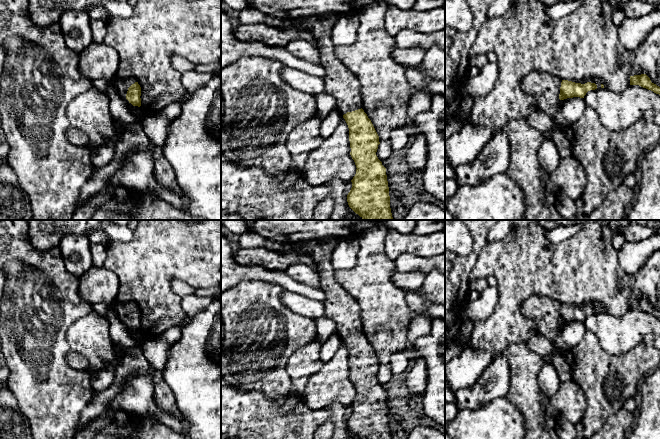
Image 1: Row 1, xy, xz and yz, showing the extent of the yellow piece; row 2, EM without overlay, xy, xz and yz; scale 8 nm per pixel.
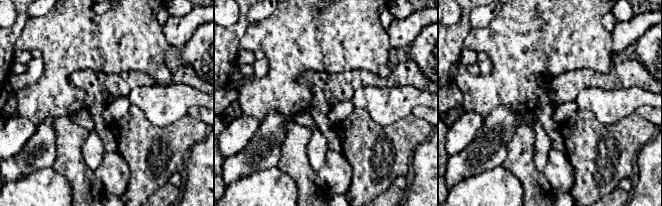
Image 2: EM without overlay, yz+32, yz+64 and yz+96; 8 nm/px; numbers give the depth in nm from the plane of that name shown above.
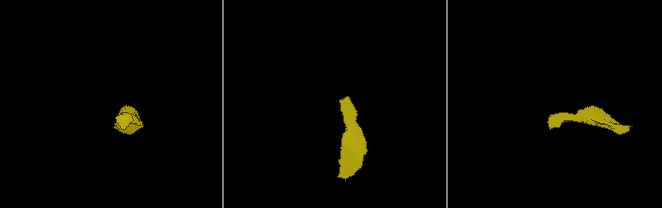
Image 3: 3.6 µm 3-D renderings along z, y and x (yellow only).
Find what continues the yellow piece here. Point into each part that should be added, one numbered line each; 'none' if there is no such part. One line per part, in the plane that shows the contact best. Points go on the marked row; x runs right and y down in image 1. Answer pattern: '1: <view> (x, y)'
1: xy (133, 138)

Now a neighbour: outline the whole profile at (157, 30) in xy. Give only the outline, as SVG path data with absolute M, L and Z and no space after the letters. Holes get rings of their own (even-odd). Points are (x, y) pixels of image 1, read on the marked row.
M137 0L133 6L133 14L129 18L109 17L106 20L106 34L104 43L111 46L119 56L119 66L115 78L134 78L141 87L141 109L144 113L162 110L167 105L178 102L182 103L188 96L188 92L182 85L182 74L175 70L171 64L173 56L182 56L192 64L218 64L221 60L221 0Z

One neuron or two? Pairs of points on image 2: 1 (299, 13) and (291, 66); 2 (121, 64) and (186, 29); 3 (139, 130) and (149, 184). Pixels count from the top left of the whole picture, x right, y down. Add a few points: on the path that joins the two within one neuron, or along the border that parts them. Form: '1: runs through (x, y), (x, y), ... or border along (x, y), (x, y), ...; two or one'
1: runs through (299, 26), (299, 36), (293, 43), (291, 53); one
2: border along (162, 27), (167, 42); two
3: runs through (141, 143), (143, 145), (143, 160), (147, 171); one

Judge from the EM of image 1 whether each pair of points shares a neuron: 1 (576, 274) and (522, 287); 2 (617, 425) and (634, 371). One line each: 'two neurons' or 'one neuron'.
1: one neuron
2: two neurons

